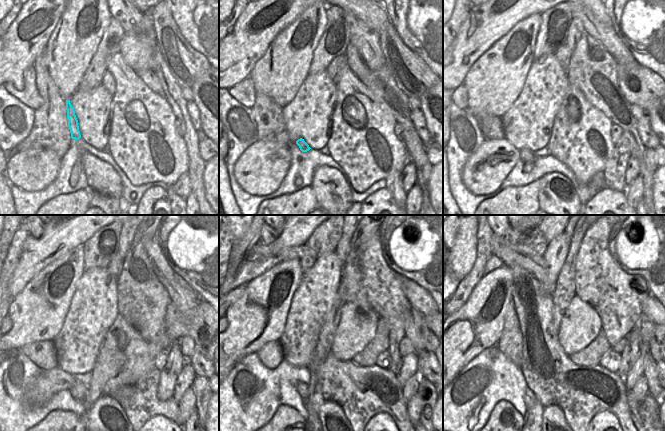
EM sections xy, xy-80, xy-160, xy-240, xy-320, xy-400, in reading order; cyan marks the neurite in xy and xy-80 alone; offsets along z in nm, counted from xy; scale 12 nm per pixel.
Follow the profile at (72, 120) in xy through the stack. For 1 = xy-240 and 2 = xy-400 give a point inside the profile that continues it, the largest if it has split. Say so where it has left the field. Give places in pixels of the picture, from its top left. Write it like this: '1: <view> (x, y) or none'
1: xy-240 (80, 392)
2: xy-400 (536, 413)

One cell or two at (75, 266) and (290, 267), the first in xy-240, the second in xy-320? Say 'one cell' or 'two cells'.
one cell

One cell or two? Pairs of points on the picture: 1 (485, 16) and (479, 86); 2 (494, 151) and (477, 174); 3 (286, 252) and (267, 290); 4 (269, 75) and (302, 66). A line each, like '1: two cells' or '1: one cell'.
1: two cells
2: one cell
3: two cells
4: one cell

